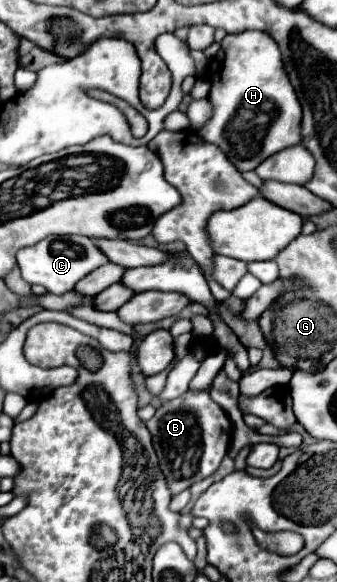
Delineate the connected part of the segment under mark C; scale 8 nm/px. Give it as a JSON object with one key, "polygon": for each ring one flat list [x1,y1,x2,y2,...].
{"polygon":[[51,235,41,239,39,243,21,249,17,253,17,263,21,269,21,275,31,285,43,285,49,293,67,293,75,287,79,279,95,271,99,265,107,263,107,257,95,249,95,243,89,237,83,235]]}

